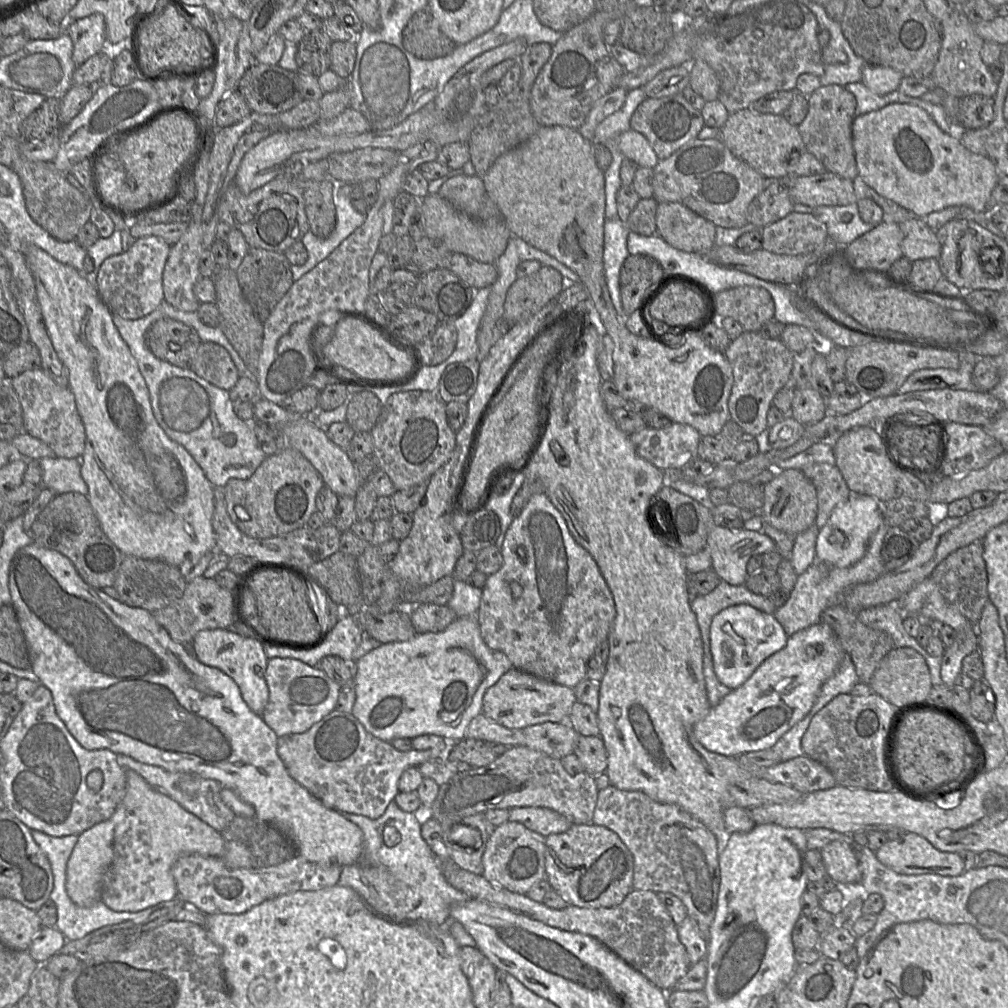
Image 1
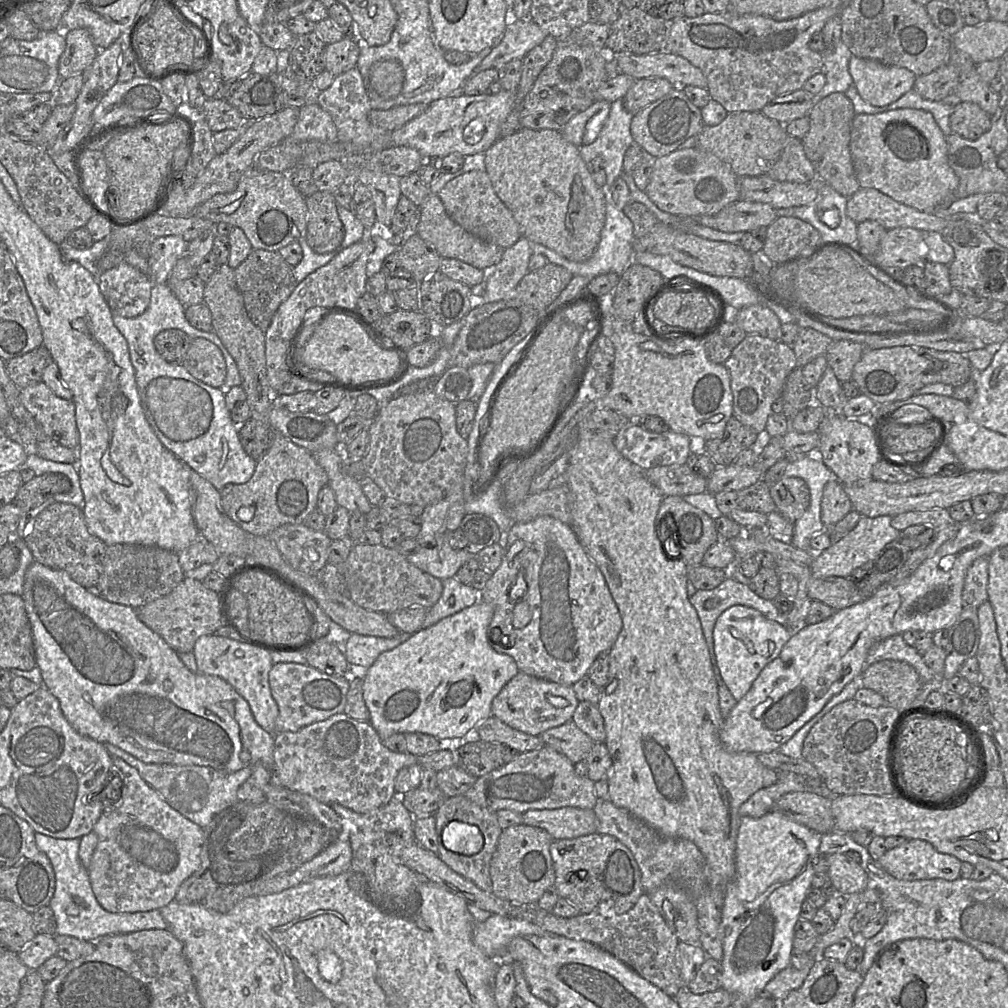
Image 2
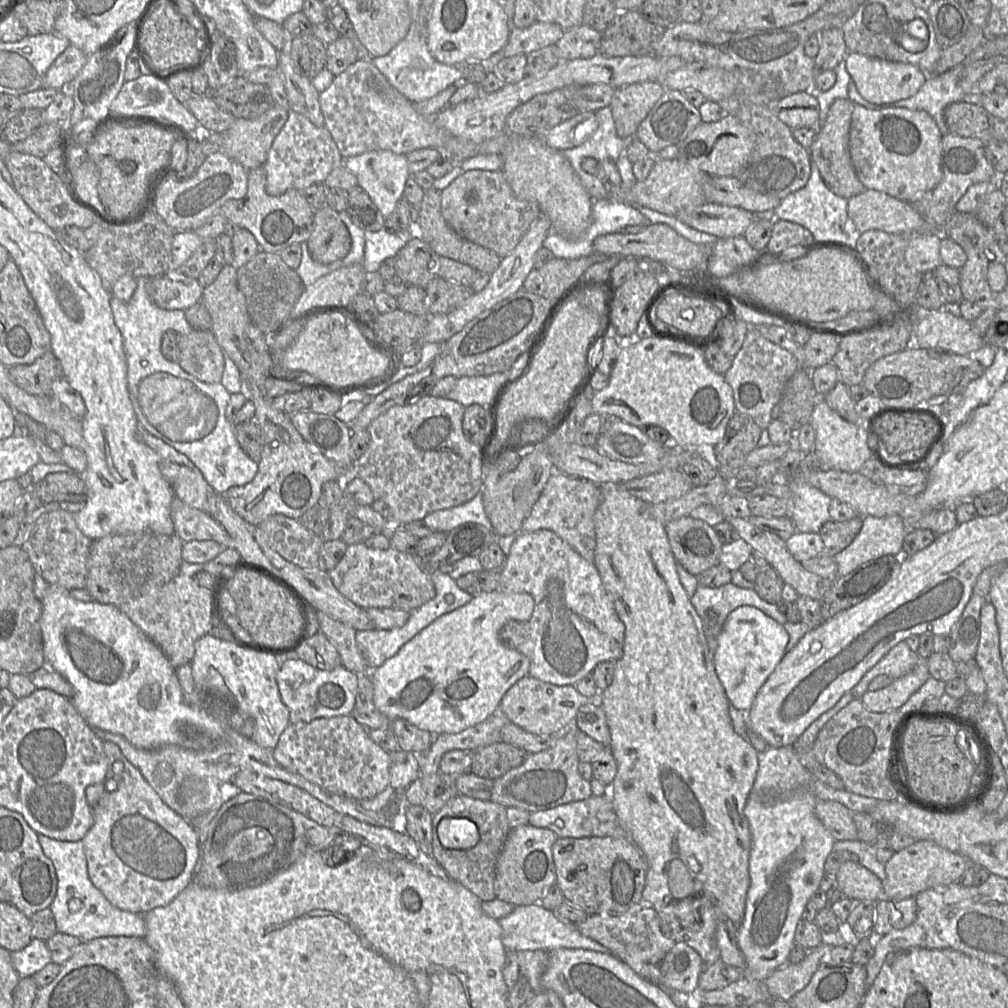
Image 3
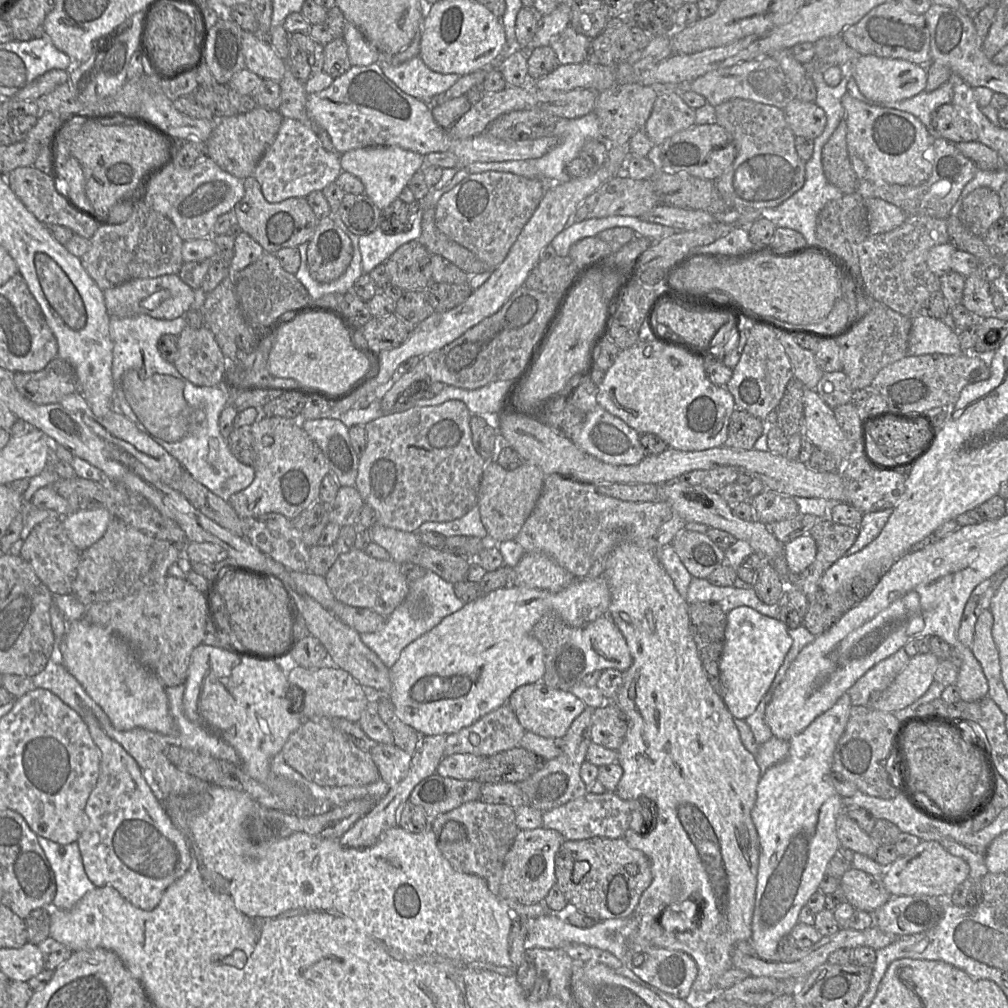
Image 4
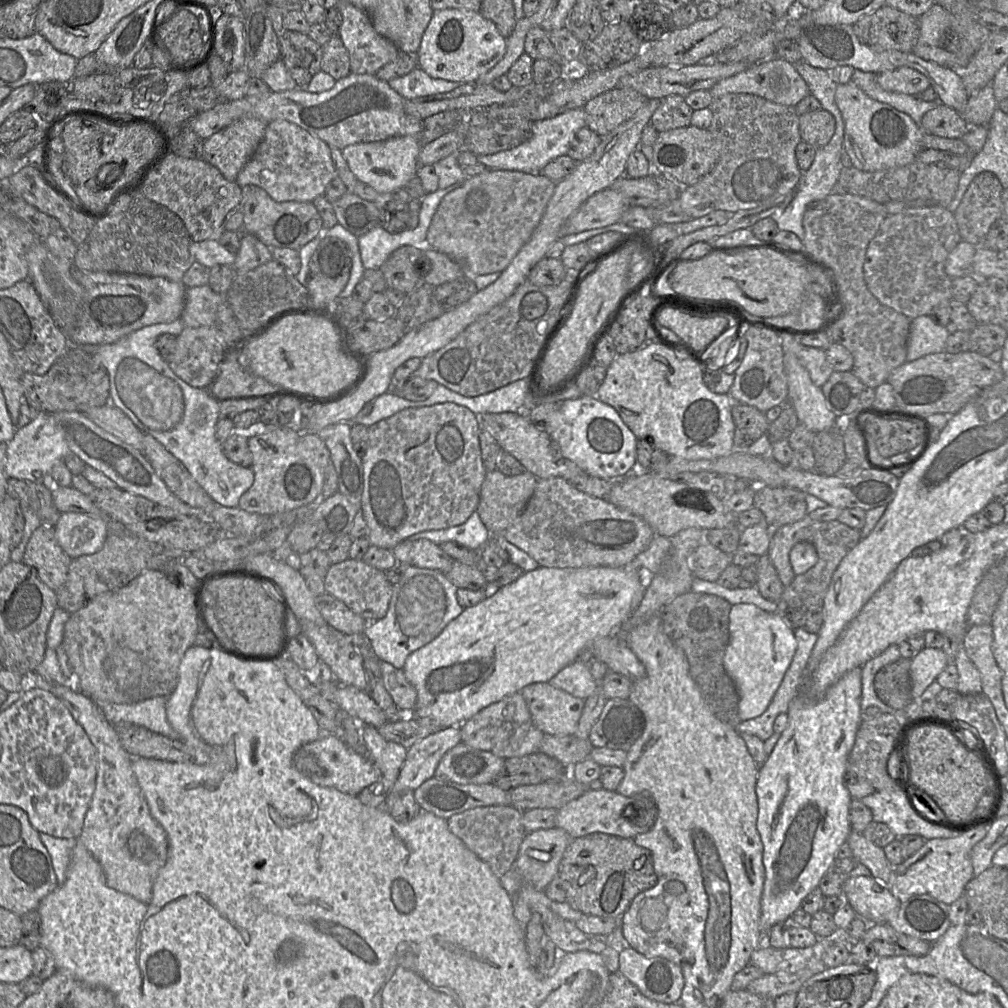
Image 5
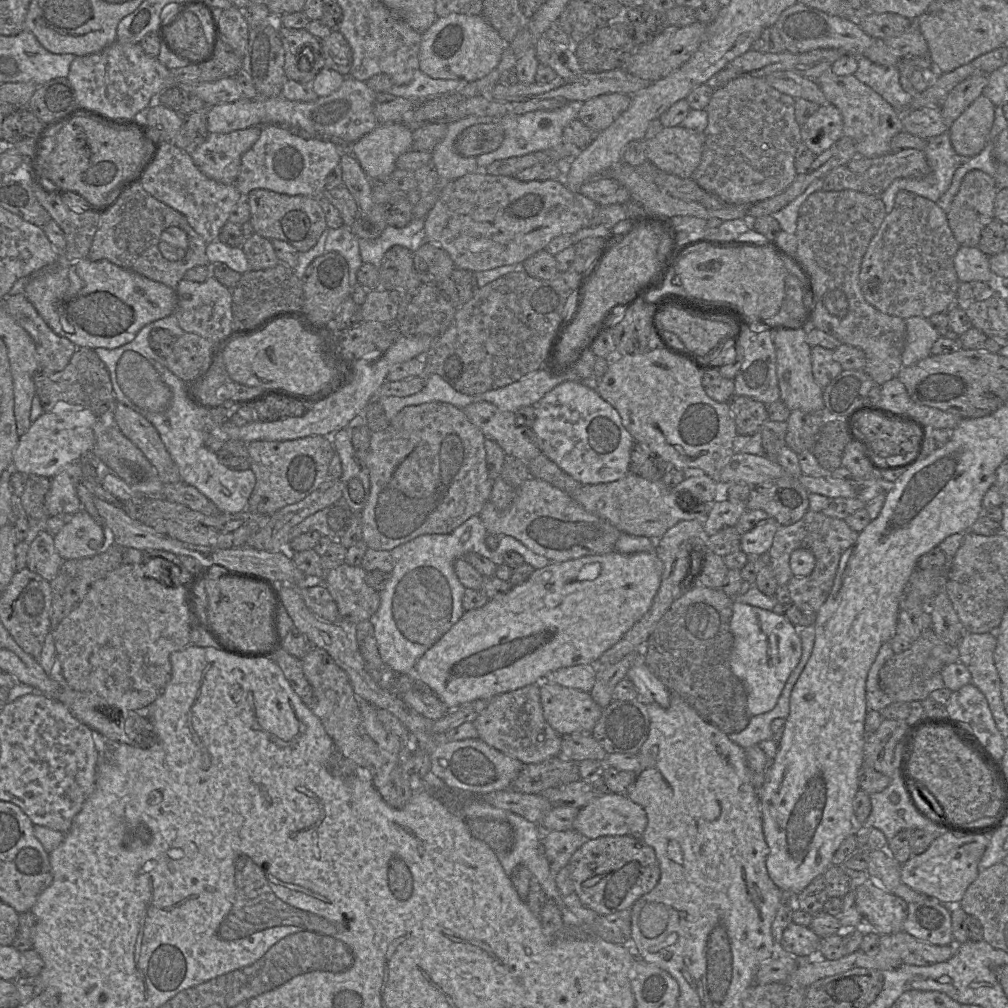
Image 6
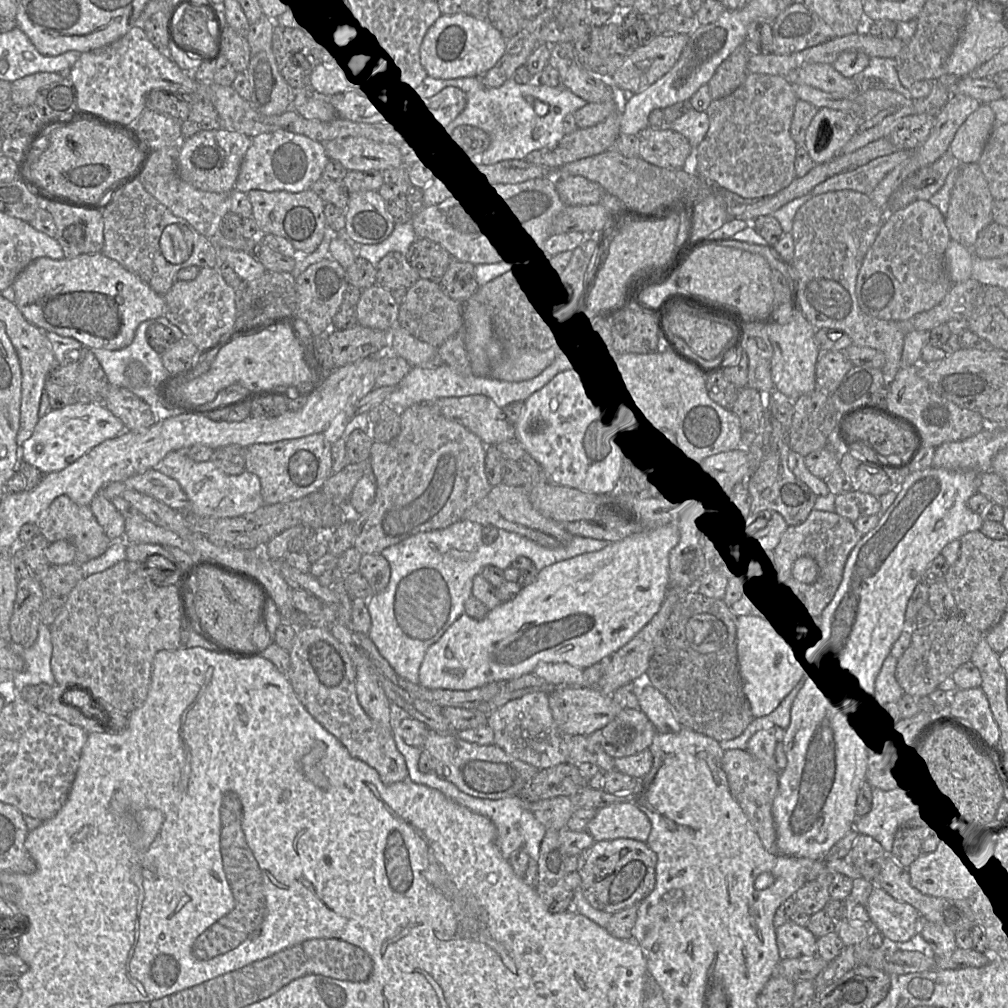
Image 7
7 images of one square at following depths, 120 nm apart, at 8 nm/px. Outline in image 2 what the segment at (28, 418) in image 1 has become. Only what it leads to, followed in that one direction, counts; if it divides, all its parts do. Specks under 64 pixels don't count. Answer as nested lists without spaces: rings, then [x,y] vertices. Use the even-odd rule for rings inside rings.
[[[42,380],[22,388],[20,400],[51,441],[78,448],[79,432],[72,400],[58,397]]]

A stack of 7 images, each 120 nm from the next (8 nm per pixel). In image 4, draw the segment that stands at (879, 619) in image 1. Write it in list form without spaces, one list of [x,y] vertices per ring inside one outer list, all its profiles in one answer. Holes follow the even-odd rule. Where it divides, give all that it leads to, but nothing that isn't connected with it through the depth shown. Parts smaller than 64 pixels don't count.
[[[902,647],[884,660],[871,667],[846,692],[851,704],[870,706],[870,694],[873,691],[884,691],[910,660]]]

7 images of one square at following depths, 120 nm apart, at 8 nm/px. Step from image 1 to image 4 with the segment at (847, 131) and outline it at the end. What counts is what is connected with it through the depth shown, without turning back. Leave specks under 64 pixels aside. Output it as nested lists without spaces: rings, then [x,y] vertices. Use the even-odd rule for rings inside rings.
[[[842,119],[822,149],[822,166],[827,180],[844,194],[856,192],[859,179],[848,155],[847,124]]]

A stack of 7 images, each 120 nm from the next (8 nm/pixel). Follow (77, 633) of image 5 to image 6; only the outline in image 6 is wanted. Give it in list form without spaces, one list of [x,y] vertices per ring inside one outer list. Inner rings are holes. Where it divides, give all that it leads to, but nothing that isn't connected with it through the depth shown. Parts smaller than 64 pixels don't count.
[[[154,563],[121,564],[94,582],[83,600],[53,628],[57,676],[63,685],[96,694],[111,707],[129,711],[149,706],[163,692],[171,678],[171,654],[190,645],[191,620],[185,605],[183,586],[170,585],[173,579],[167,575],[167,568],[164,572],[162,568],[153,572]]]

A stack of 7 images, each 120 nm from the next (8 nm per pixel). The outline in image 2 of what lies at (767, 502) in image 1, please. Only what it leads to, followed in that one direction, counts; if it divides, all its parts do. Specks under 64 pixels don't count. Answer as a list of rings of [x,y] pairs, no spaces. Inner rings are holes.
[[[783,477],[770,486],[770,495],[780,512],[795,523],[810,504],[810,491],[806,482],[798,477]]]

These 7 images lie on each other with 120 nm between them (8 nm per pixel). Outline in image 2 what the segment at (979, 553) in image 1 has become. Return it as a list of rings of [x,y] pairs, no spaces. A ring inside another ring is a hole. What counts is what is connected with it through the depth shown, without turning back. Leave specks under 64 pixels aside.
[[[989,556],[977,558],[968,568],[962,590],[963,608],[978,608],[988,600]]]

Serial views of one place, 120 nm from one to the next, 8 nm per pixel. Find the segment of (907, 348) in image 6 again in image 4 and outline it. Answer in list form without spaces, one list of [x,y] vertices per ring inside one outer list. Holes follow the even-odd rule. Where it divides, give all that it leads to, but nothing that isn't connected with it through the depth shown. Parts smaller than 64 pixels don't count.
[[[919,314],[912,320],[908,342],[908,355],[941,353],[960,355],[963,353],[957,333],[942,319]]]

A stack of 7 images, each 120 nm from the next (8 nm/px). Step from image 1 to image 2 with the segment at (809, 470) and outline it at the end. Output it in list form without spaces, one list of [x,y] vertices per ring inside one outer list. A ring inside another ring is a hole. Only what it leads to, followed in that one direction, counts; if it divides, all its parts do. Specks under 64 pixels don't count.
[[[836,478],[824,487],[821,501],[821,521],[825,528],[834,525],[853,509],[843,484]]]

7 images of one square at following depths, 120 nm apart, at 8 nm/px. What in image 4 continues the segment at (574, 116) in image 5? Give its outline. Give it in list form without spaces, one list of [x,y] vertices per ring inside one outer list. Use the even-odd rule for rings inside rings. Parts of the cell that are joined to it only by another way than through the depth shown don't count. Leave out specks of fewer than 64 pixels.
[[[594,112],[580,118],[559,119],[553,134],[559,138],[560,144],[540,158],[502,162],[475,162],[464,168],[466,168],[469,174],[483,173],[486,171],[513,173],[528,179],[547,181],[549,187],[551,184],[561,184],[571,180],[566,172],[566,166],[569,162],[580,156],[581,149],[587,141],[603,141],[599,120]]]

